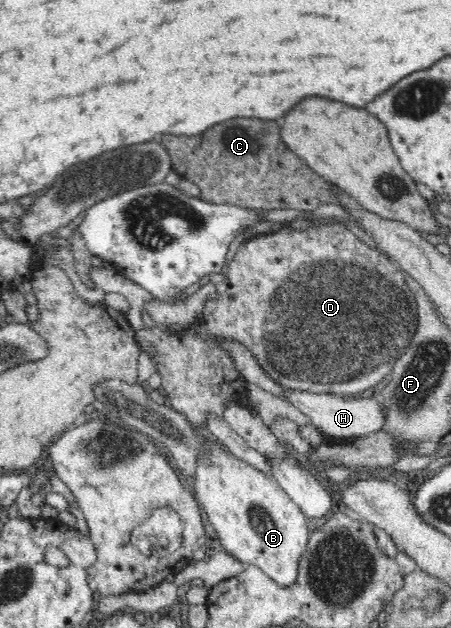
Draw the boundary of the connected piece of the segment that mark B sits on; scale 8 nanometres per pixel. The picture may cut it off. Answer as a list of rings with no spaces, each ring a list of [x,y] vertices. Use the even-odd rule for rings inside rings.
[[[204,441],[200,446],[194,497],[216,531],[217,547],[246,565],[261,568],[280,586],[294,584],[299,558],[309,541],[306,515],[275,478],[233,456],[219,441]]]

